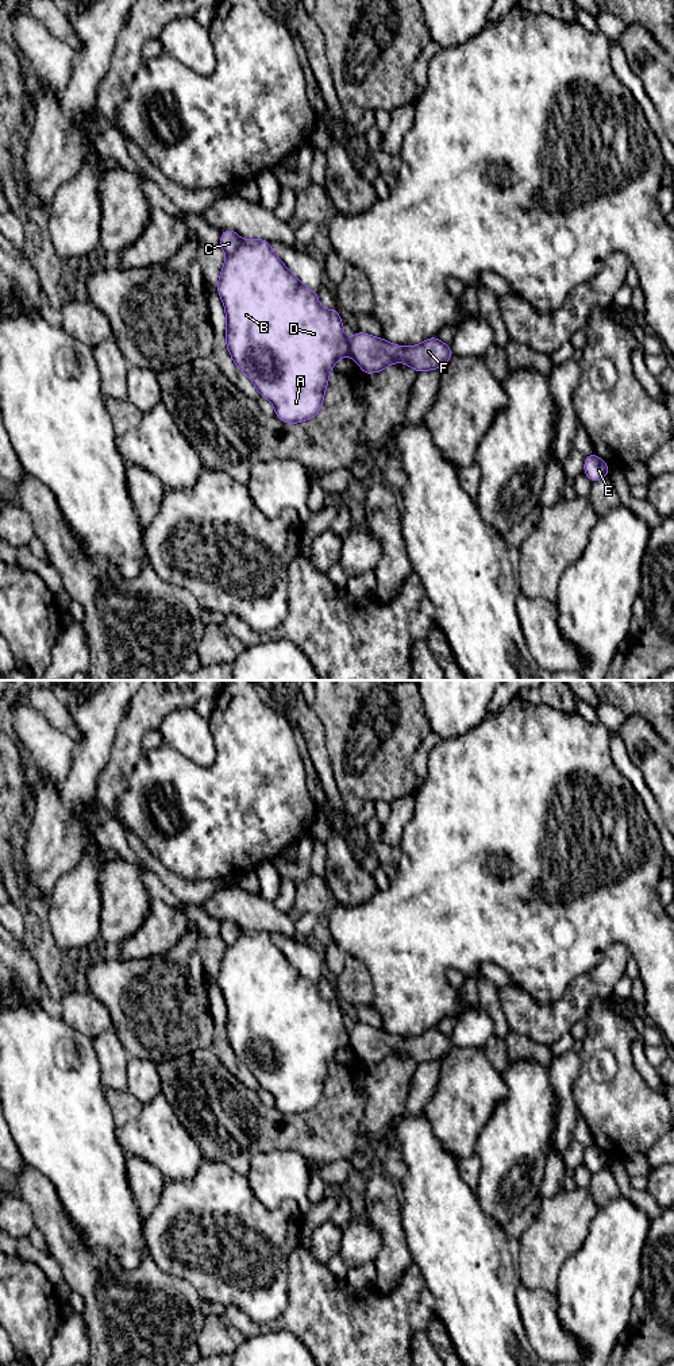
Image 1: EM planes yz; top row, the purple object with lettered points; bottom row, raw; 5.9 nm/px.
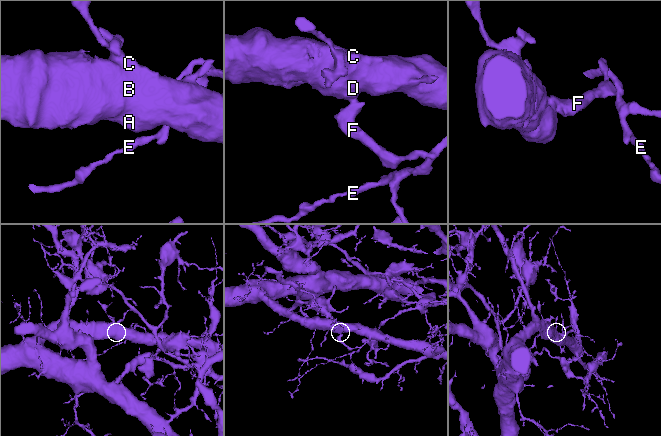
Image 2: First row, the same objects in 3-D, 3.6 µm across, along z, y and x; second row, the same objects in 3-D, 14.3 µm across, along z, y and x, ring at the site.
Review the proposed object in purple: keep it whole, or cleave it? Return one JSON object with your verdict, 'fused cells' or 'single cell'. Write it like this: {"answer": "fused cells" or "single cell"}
{"answer": "fused cells"}

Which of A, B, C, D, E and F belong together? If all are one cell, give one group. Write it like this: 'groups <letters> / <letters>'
groups A B C D E / F

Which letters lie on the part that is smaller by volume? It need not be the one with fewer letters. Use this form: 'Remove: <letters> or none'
Remove: F

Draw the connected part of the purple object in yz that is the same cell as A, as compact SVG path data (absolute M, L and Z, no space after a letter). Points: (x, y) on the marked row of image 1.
M224 229L219 246L227 258L217 293L226 309L226 344L235 366L273 404L280 421L297 424L313 418L323 406L331 368L339 358L350 355L338 309L324 309L317 292L286 269L270 242L242 240L234 229Z

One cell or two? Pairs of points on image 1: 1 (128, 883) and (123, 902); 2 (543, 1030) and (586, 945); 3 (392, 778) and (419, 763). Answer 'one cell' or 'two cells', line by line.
1: one cell
2: two cells
3: two cells

